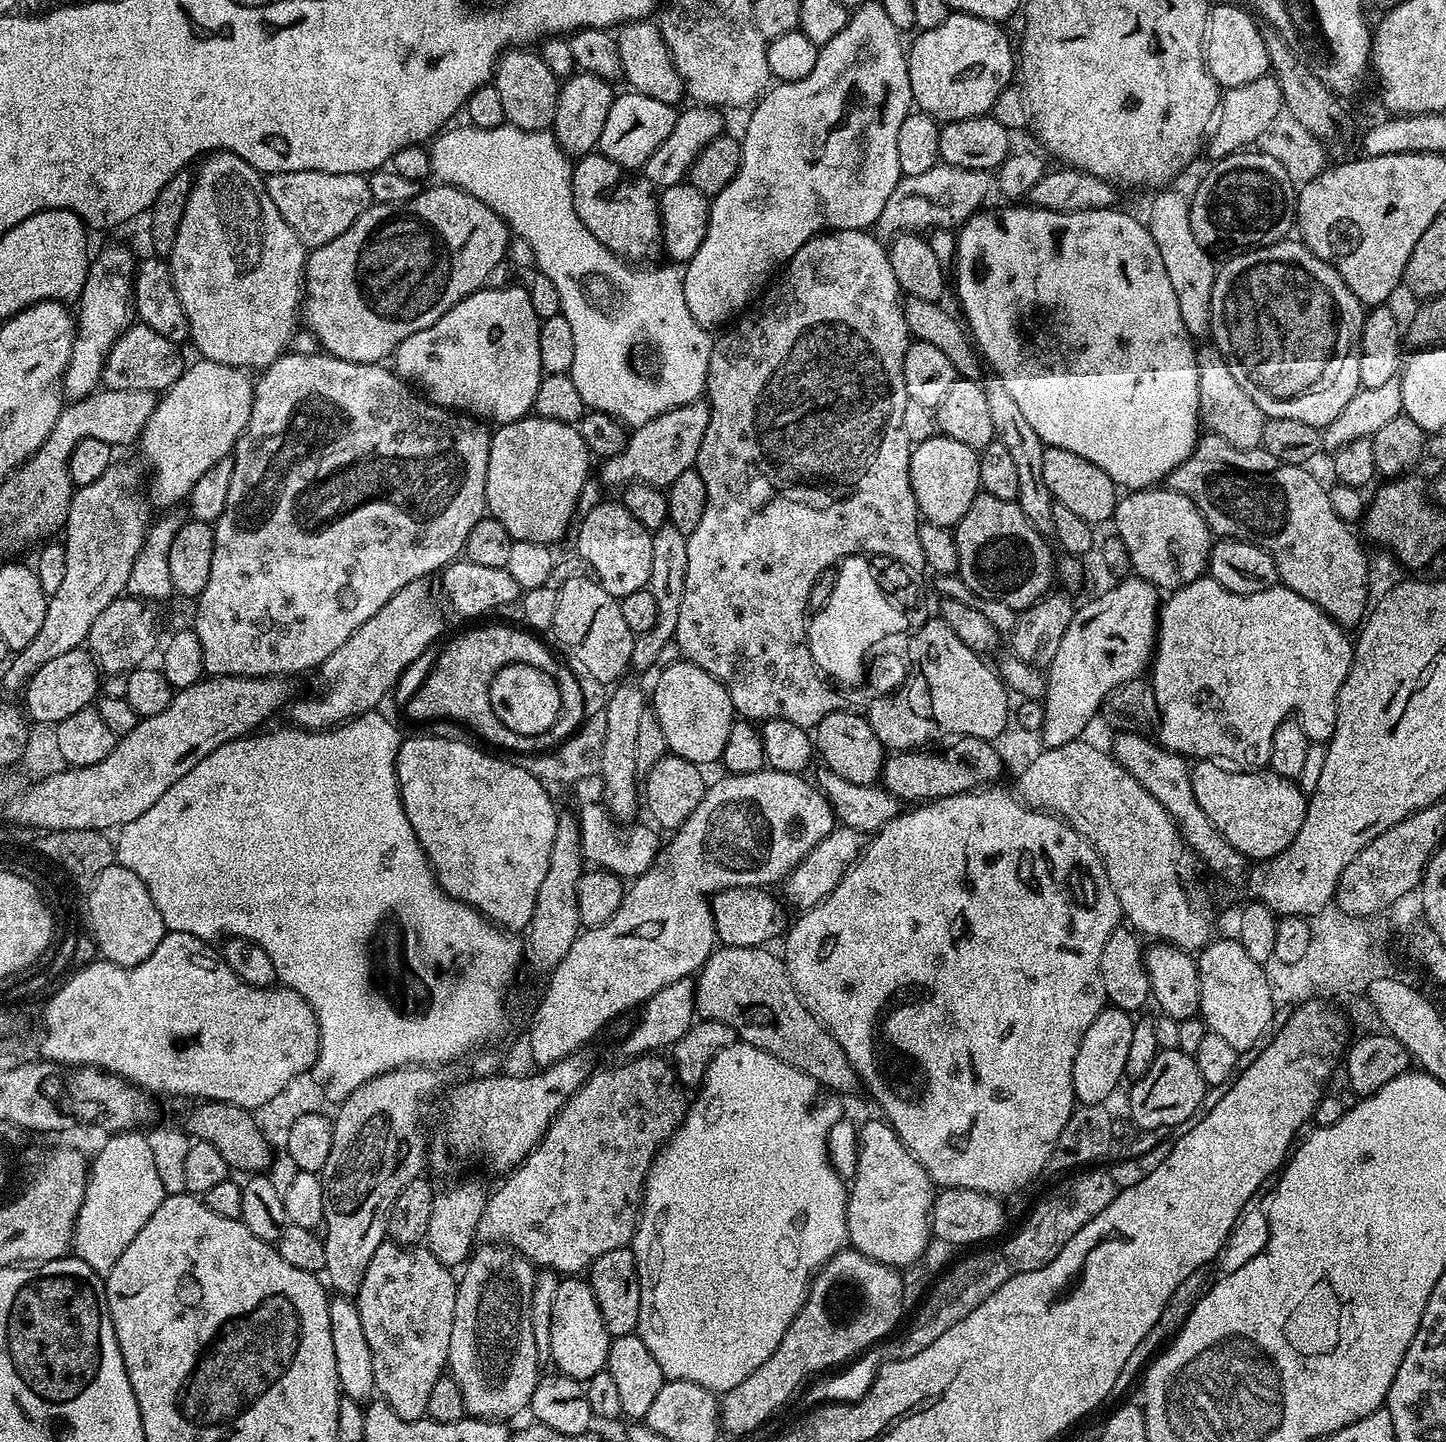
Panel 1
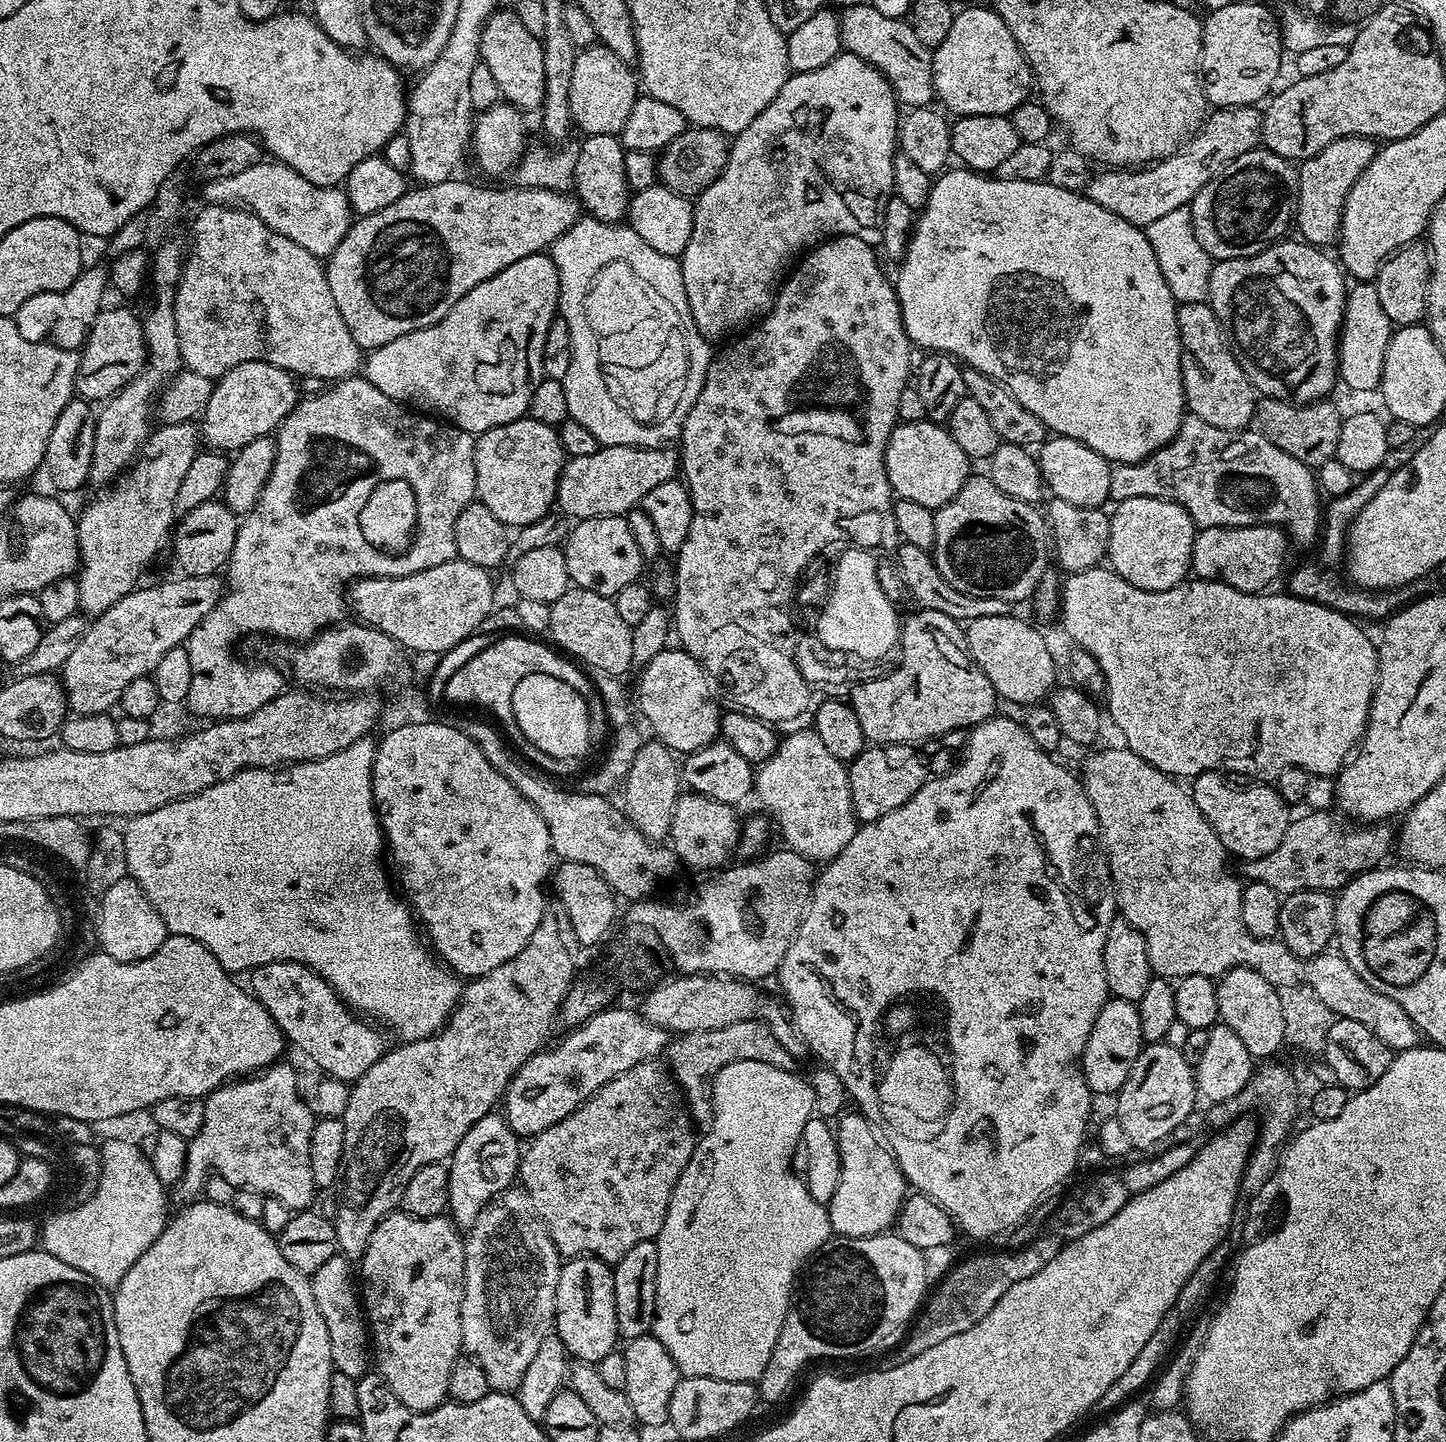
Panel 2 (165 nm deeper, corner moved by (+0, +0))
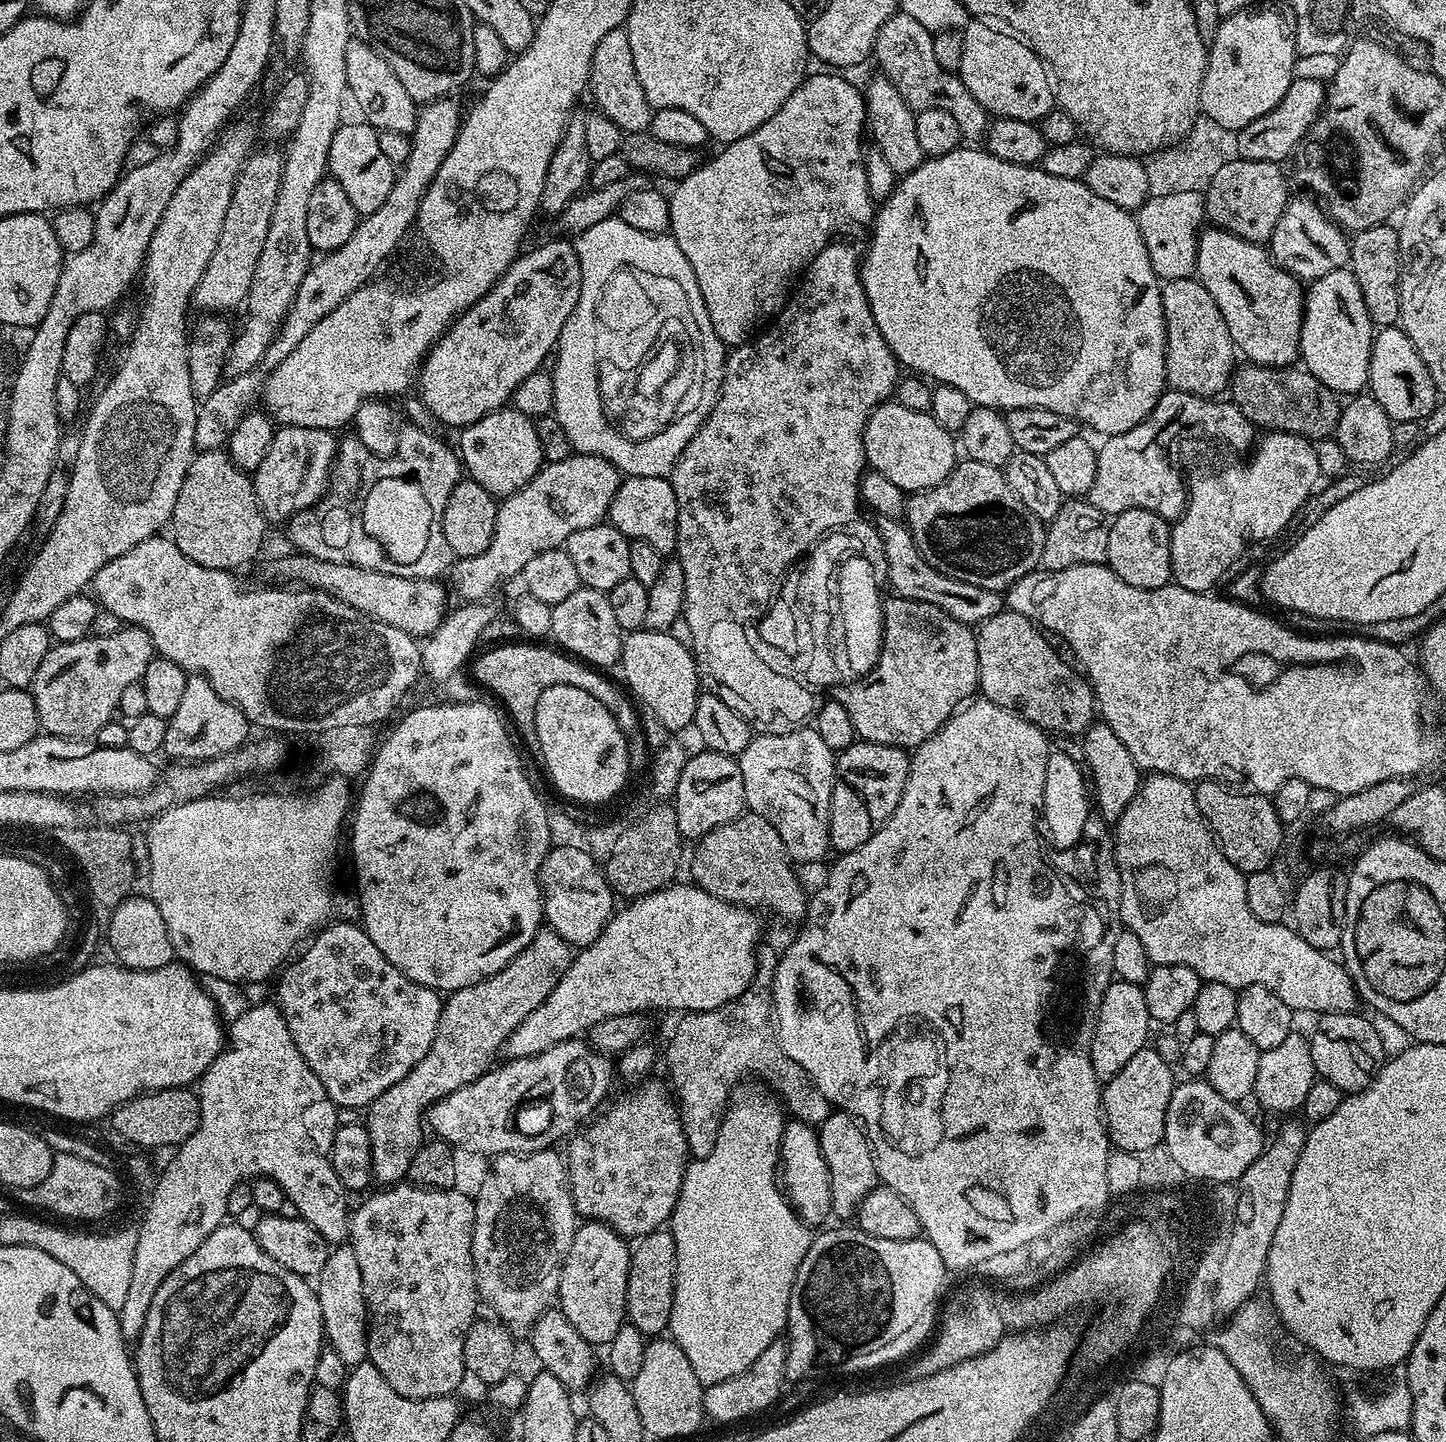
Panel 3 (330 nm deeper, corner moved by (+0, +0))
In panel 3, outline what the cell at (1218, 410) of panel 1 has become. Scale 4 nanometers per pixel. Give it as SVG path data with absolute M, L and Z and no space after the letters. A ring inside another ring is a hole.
M1187 276L1169 280L1160 289L1166 346L1164 347L1164 374L1175 391L1219 397L1229 391L1232 377L1238 367L1238 349L1226 330L1226 318L1218 310L1218 302L1210 298L1210 290L1199 278Z

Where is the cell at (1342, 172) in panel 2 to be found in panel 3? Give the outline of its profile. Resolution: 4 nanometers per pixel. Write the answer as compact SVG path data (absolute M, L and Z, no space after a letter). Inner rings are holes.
M1289 199L1286 210L1282 218L1278 218L1278 226L1274 226L1274 234L1266 245L1278 267L1286 269L1301 282L1317 280L1322 278L1322 274L1330 274L1330 270L1345 267L1350 251L1349 233L1335 224L1315 199L1307 199Z

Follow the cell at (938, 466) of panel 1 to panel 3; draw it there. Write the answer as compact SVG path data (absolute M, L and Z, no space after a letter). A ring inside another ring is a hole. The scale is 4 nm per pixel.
M885 402L868 416L864 427L864 458L871 471L890 478L905 494L925 492L952 473L958 463L958 444L953 433L938 426L931 412L906 410L901 404Z

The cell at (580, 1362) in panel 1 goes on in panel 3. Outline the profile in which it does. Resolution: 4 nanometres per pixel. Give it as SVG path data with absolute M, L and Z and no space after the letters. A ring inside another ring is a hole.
M589 1220L577 1227L574 1242L570 1242L570 1250L560 1271L558 1308L574 1326L574 1330L578 1330L578 1334L582 1334L582 1338L586 1338L586 1342L590 1345L608 1345L614 1334L618 1334L621 1325L626 1322L626 1286L631 1257L629 1241L618 1235L609 1224Z

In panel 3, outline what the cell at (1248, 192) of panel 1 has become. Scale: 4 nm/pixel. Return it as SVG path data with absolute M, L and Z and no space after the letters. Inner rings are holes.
M1239 158L1222 166L1204 196L1207 219L1223 232L1234 234L1246 242L1267 245L1290 199L1288 180L1280 168L1283 167L1275 160L1254 162Z

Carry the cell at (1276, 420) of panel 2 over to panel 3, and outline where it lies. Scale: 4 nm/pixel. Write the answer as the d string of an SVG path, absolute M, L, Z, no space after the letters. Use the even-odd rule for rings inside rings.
M1251 362L1237 367L1230 399L1257 429L1298 434L1313 442L1329 439L1335 433L1342 407L1341 397L1303 367L1267 368Z

